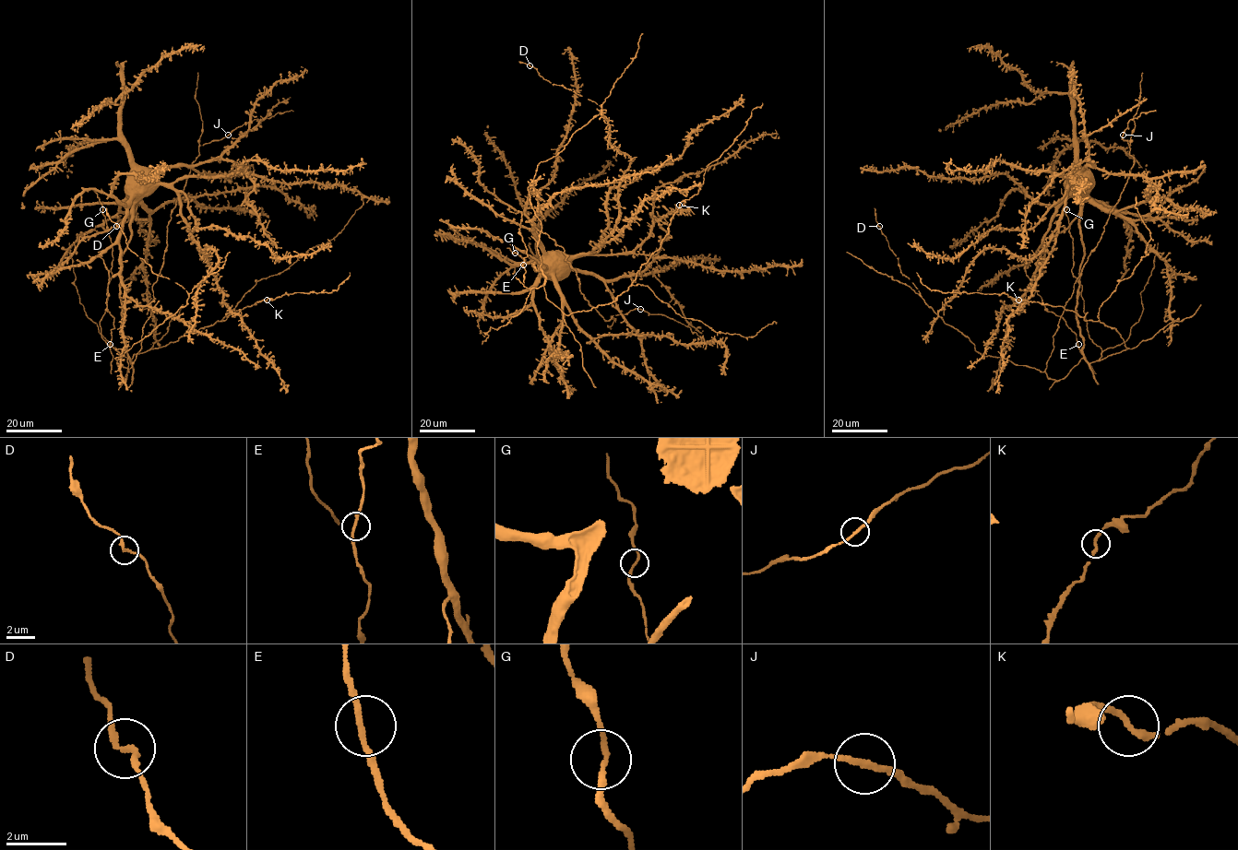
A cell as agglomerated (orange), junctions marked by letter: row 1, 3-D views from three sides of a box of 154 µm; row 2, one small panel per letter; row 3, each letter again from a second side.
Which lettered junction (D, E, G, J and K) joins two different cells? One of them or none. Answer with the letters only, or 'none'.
none

